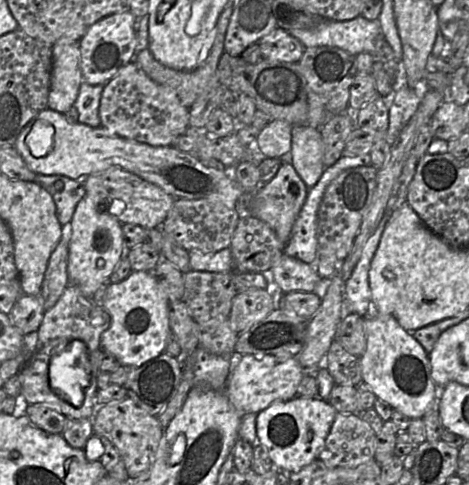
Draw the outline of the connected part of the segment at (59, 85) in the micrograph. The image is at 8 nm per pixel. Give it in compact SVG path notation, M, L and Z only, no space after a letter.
M60 39L52 47L48 109L64 114L75 103L83 83L79 41Z

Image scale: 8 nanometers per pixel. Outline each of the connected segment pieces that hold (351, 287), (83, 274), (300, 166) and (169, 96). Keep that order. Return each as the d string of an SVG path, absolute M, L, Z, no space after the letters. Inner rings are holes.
M386 207L377 229L367 240L351 276L345 282L345 298L353 303L354 313L362 317L366 315L370 305L373 305L369 286L369 270L389 218L390 210Z
M88 194L77 203L70 225L67 273L70 281L85 295L92 297L100 284L110 277L126 251L123 245L122 225L111 215L100 212Z
M293 126L288 163L293 166L308 190L319 181L326 168L323 163L323 139L319 128Z
M135 61L104 84L99 117L110 133L151 146L171 146L189 127L189 108L170 89L150 79Z

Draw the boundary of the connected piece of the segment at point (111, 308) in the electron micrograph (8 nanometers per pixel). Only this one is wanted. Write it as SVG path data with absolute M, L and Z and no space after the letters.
M132 271L123 281L109 286L102 306L110 316L110 327L101 335L101 347L127 368L137 368L165 352L170 333L168 300L152 272Z

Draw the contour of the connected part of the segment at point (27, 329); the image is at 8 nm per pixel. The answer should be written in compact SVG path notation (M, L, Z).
M21 295L10 313L11 323L23 334L37 332L43 320L45 310L40 296Z

